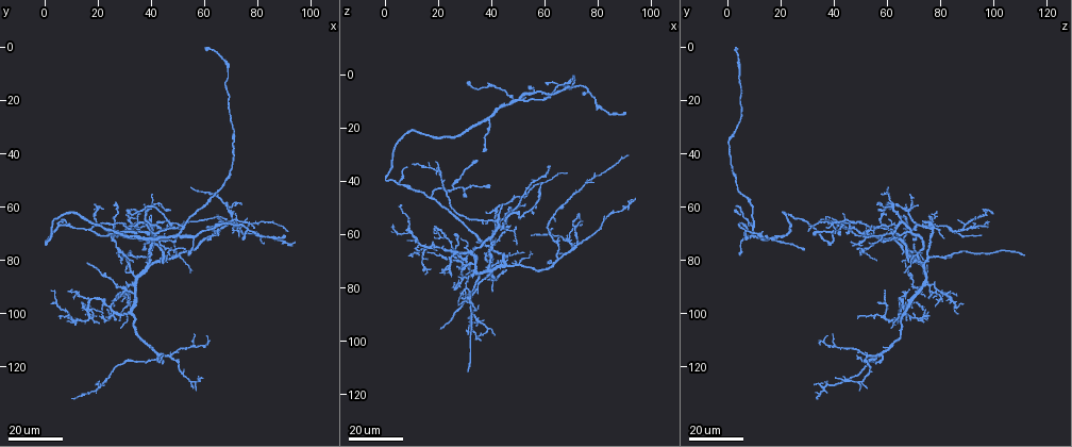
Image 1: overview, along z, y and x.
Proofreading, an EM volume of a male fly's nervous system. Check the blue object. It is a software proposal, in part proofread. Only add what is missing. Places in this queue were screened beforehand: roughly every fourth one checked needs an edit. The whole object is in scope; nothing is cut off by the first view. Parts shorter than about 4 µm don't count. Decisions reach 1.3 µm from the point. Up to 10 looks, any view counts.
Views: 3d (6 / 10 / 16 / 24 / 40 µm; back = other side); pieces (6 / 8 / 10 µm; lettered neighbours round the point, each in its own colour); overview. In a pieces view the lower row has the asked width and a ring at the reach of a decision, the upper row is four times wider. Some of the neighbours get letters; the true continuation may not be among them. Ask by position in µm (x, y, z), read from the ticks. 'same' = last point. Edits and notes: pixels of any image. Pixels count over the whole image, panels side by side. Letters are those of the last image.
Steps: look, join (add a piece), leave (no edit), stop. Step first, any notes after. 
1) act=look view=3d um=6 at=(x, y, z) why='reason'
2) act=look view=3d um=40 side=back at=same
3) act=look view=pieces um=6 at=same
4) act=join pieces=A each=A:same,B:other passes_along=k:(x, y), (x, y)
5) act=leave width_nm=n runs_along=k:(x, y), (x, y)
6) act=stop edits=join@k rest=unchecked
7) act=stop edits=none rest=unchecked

act=look view=3d um=16 at=(9, 66, 34) why='thin end'

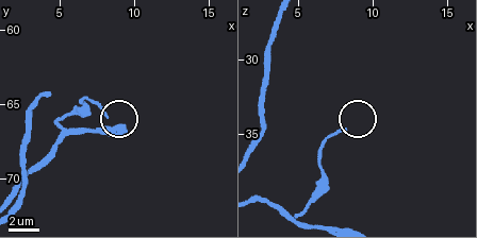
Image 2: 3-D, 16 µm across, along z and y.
act=look view=pieces um=6 at=(8.2, 65.8, 34.6)

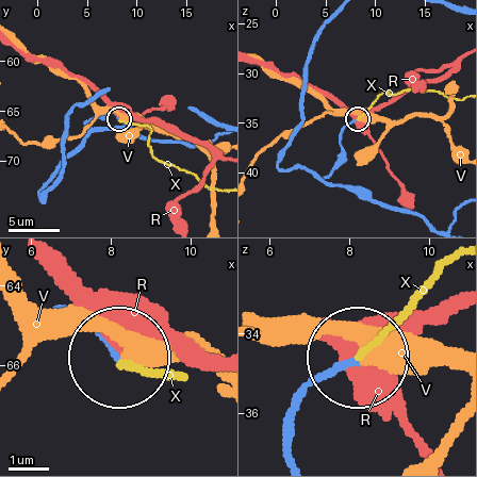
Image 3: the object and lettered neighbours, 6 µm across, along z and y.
act=join pieces=X each=R:other,V:other,X:same passes_along=3:(341, 141), (343, 129), (387, 91), (438, 91), (458, 98) found='it goes on there'

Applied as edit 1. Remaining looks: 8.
act=look view=3d um=24 at=(39, 70, 42) why='long arm stops here'

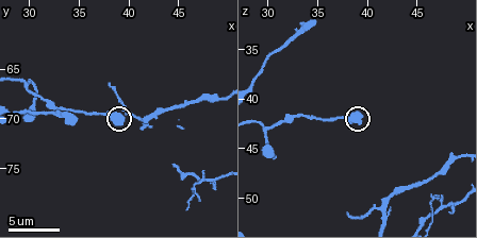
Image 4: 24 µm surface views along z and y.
act=look view=3d um=10 at=(39.2, 70.0, 41.8) why='zoom in'

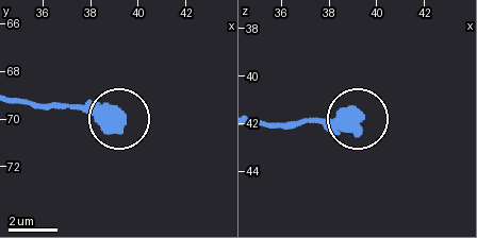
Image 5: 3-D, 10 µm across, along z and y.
act=look view=pieces um=6 at=(39.4, 70.1, 41.7)

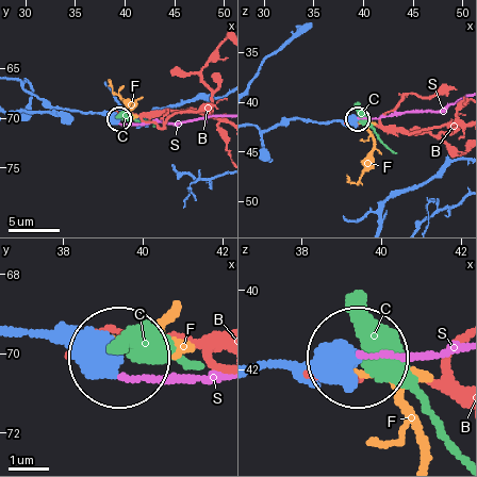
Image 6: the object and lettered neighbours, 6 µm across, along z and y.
act=leave each=B:other,C:other,F:other,S:other runs_along=6:(262, 368), (349, 362) found='no lettered piece goes on from it'

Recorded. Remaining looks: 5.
act=look view=3d um=24 at=(15, 82, 66) why='tapers out'

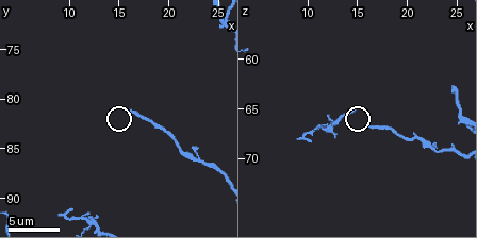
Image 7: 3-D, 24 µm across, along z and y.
act=look view=pieces um=10 at=(16.0, 81.2, 67.0) why='what lies round it'

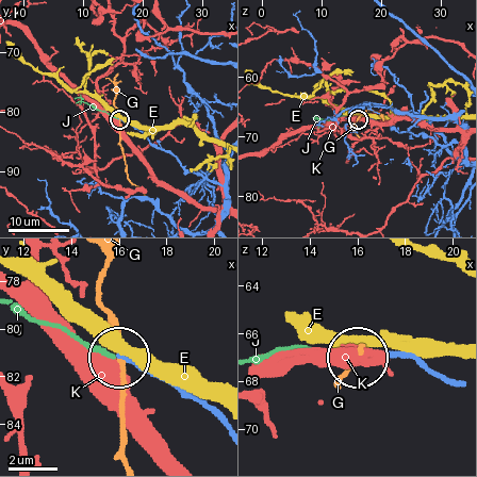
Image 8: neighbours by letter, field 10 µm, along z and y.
act=join pieces=J each=E:other,G:other,J:same,K:other passes_along=8:(184, 396), (119, 355), (82, 345), (21, 314) found='it goes on there'

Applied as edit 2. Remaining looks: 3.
act=look view=overview

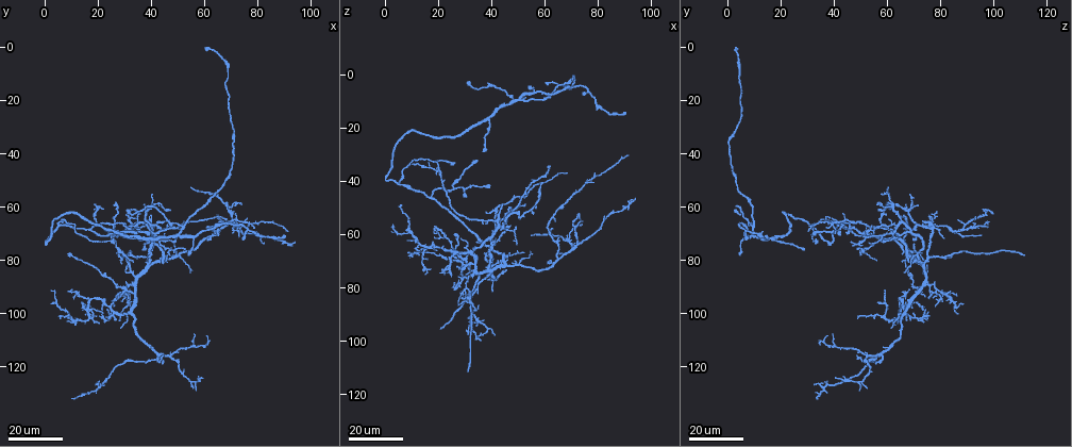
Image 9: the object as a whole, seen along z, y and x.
act=look view=3d um=16 at=(31, 78, 112) why='branch stops here'

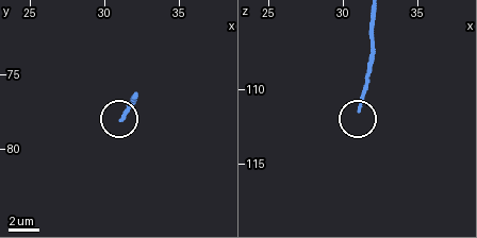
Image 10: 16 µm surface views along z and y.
act=look view=pieces um=6 at=(31.0, 78.2, 111.4)

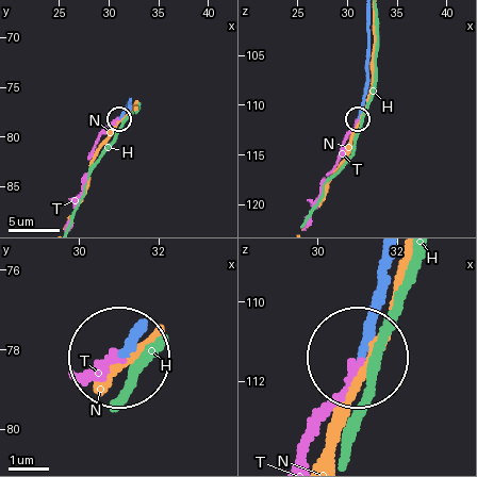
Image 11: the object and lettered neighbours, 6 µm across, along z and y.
act=join pieces=T width_nm=180 each=H:other,N:other,T:same passes_along=11:(381, 258), (375, 325), (303, 458) found='it goes on there'

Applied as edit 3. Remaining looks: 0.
act=stop edits=join@3,join@8,join@11 rest=unchecked

